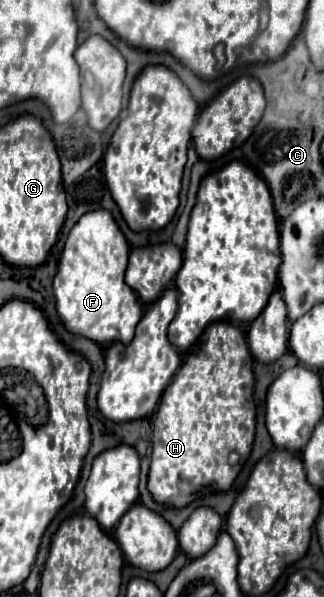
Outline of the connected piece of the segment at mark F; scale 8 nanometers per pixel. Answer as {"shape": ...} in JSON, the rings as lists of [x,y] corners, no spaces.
{"shape":[[[89,211],[73,225],[53,279],[57,313],[71,333],[89,337],[97,343],[109,343],[115,339],[129,343],[133,339],[135,325],[143,315],[143,305],[123,279],[127,255],[129,243],[109,211]]]}

